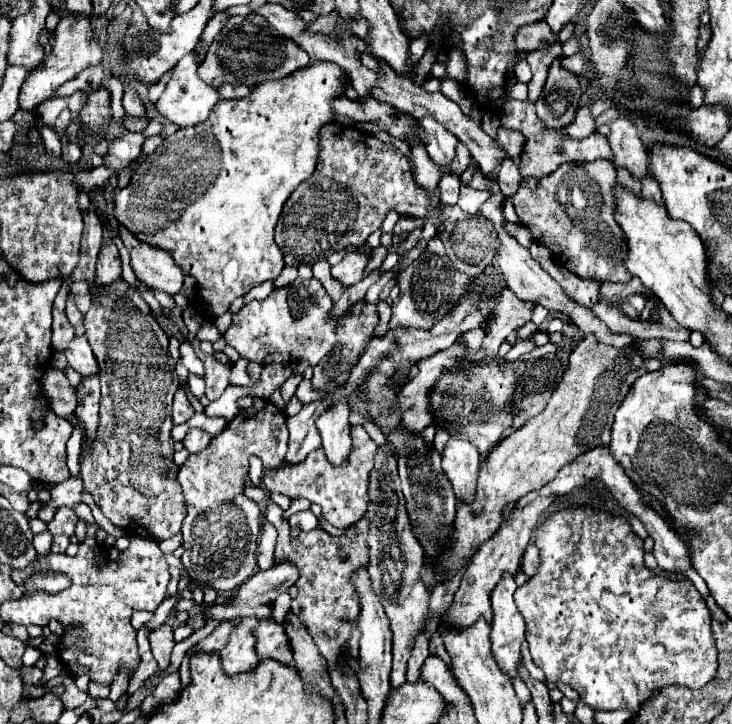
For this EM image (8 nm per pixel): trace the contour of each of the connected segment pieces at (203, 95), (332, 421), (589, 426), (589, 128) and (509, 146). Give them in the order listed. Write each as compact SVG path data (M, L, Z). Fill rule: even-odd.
M195 51L187 54L173 69L173 77L167 83L165 93L157 99L155 107L157 111L169 119L171 123L177 123L179 127L193 127L199 125L203 121L207 121L207 117L213 113L215 105L219 103L219 91L207 83L203 83L197 75L198 63Z
M339 401L335 403L327 413L323 413L319 419L317 419L317 429L321 433L321 439L323 439L323 449L325 449L325 455L329 459L331 465L339 467L339 465L345 465L347 463L347 455L351 453L351 427L349 427L349 405L347 401Z
M587 333L583 341L573 349L563 381L553 391L545 411L531 417L523 427L505 437L489 455L489 459L481 463L477 497L469 505L459 503L451 549L439 561L435 561L435 565L427 565L425 561L425 569L421 573L423 583L427 587L437 585L445 579L445 575L457 571L465 559L471 559L477 547L499 529L503 523L503 509L509 503L515 503L523 495L539 491L543 485L551 483L559 469L579 455L599 445L609 445L613 415L623 403L635 379L645 373L647 359L639 355L637 347L629 345L617 349L597 341L593 333Z
M587 99L579 109L577 109L577 115L575 115L575 121L569 123L563 133L567 133L567 137L575 137L575 139L583 139L583 137L589 137L593 131L595 131L595 119L591 115L591 107L593 107L595 99Z
M501 129L495 139L497 139L497 143L507 151L509 157L517 157L517 155L523 151L523 141L525 141L525 137L523 137L523 133L519 133L519 131L505 131L505 129Z

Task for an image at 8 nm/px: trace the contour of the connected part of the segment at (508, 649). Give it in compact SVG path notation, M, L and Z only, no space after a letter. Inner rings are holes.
M507 573L491 593L493 653L499 663L499 669L503 669L511 679L519 677L519 663L523 659L521 645L525 641L527 631L527 623L523 621L523 615L519 613L513 599L515 589L515 577Z

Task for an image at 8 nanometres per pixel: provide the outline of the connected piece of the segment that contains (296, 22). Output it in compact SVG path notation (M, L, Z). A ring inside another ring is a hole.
M267 3L267 5L263 5L261 9L257 9L257 13L263 15L263 17L267 17L267 21L269 21L279 33L283 33L283 35L289 37L289 39L295 39L295 37L307 33L309 23L303 21L295 11L287 11L287 9L283 9L281 5L269 5L269 3Z

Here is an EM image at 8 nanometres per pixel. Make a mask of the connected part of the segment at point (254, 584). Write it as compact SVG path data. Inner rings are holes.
M293 563L275 565L273 569L259 571L251 579L245 581L243 587L235 589L227 601L235 605L249 605L255 607L259 603L269 603L279 593L287 591L291 585L295 585L299 573Z

